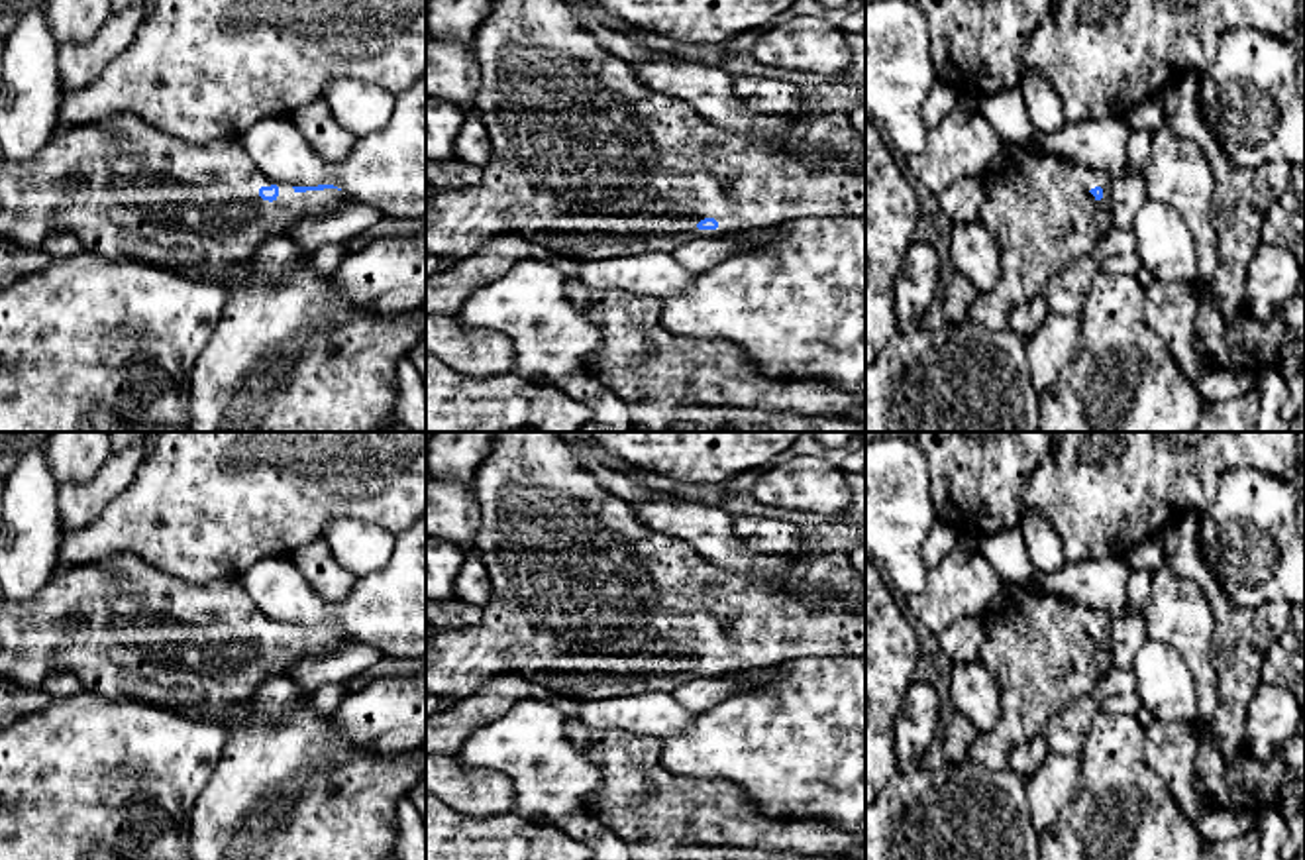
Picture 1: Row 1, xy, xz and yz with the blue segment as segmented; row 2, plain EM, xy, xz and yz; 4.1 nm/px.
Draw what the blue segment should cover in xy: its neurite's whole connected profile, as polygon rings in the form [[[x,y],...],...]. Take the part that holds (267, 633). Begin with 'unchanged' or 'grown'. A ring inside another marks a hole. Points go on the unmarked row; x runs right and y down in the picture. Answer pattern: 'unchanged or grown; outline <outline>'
grown; outline [[[133,554],[55,569],[35,597],[0,601],[0,683],[41,689],[49,673],[71,672],[98,695],[149,701],[200,719],[249,701],[265,681],[287,675],[298,660],[351,642],[334,624],[271,620],[237,579],[194,585]]]

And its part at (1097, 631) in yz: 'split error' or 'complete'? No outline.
split error

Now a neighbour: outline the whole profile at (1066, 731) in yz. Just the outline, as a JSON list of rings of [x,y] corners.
[[[1111,668],[1093,691],[1062,713],[1056,713],[1042,730],[1048,750],[1062,756],[1081,756],[1085,736],[1101,703],[1115,695],[1136,693],[1136,675],[1130,668]]]

